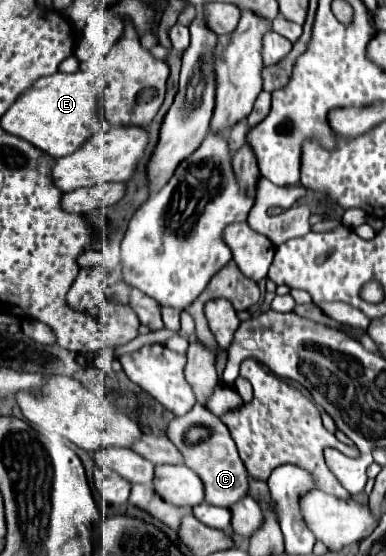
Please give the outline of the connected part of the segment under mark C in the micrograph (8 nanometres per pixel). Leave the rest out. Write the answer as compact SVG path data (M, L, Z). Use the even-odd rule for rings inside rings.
M195 405L187 415L183 417L175 417L169 427L167 427L167 437L175 443L175 447L183 453L185 465L189 469L193 469L205 483L205 501L209 505L217 505L217 507L231 507L235 501L241 501L247 495L247 469L243 465L243 461L237 455L237 447L231 439L231 433L227 429L227 425L223 425L223 421L215 415L209 413L209 409L205 405ZM191 425L205 425L211 429L211 437L205 441L199 441L195 445L189 445L183 435L187 433L187 429Z

